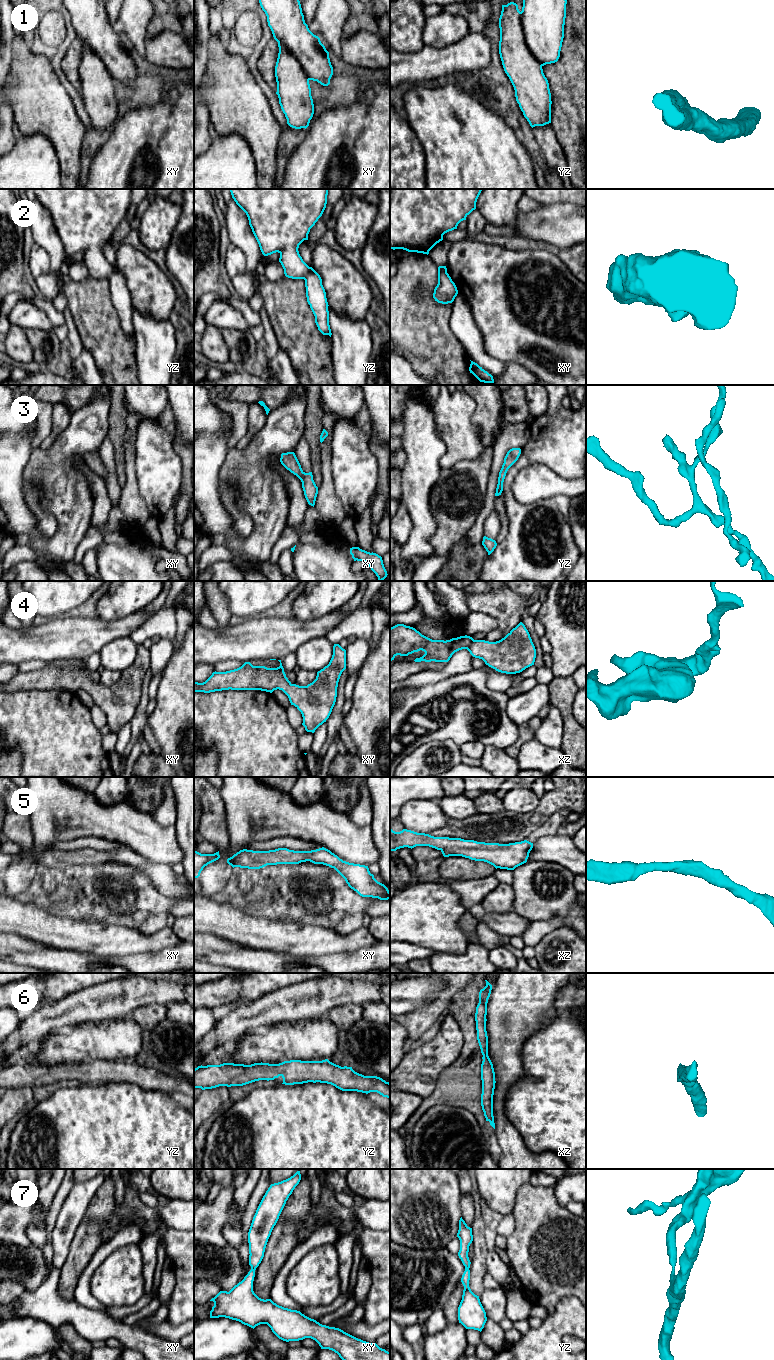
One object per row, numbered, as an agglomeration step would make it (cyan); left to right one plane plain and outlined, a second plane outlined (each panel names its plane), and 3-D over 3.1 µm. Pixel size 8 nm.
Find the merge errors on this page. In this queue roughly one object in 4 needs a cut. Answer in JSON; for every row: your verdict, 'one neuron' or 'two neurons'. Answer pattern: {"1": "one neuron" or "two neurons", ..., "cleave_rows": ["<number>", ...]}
{"1": "one neuron", "2": "two neurons", "3": "one neuron", "4": "one neuron", "5": "one neuron", "6": "one neuron", "7": "two neurons", "cleave_rows": ["2", "7"]}

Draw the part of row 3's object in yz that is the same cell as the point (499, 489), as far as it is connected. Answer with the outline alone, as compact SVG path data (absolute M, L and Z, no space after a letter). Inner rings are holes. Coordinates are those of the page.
M512 448L507 452L504 458L504 463L499 472L498 484L497 484L495 496L501 495L503 491L503 482L506 476L506 473L508 469L518 460L520 454L521 454L520 448Z

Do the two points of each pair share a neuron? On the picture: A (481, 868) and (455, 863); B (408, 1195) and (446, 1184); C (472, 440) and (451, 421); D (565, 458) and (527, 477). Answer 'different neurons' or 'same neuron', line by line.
A: same neuron
B: same neuron
C: same neuron
D: different neurons

